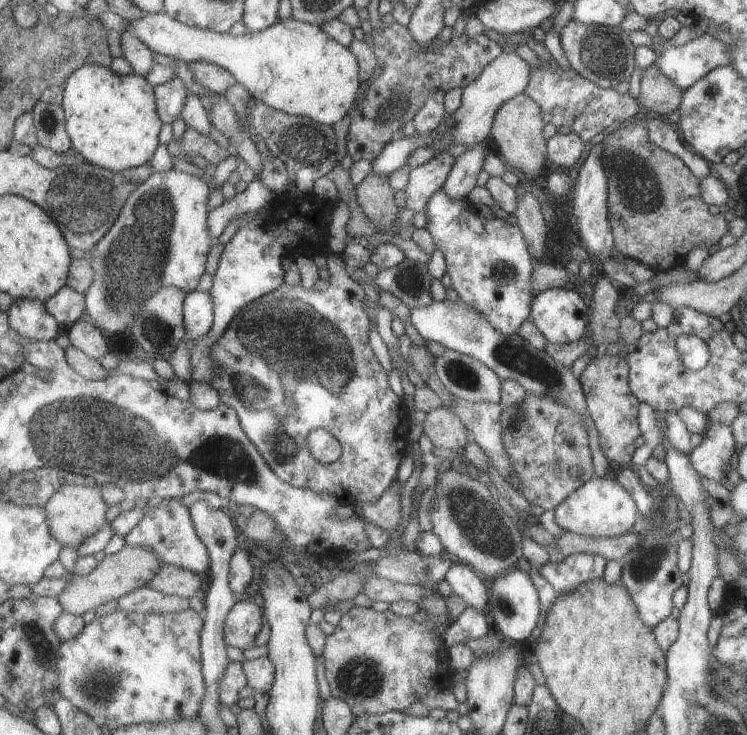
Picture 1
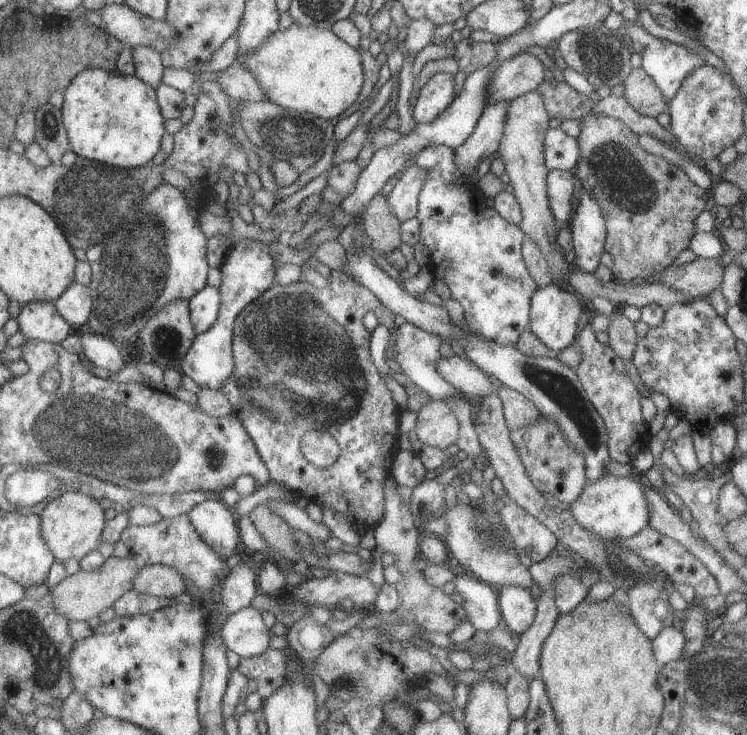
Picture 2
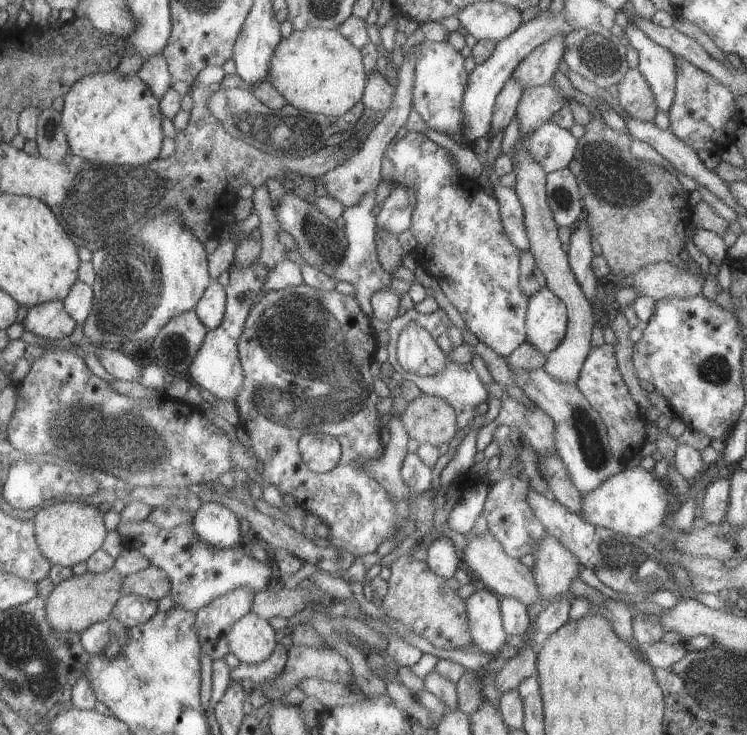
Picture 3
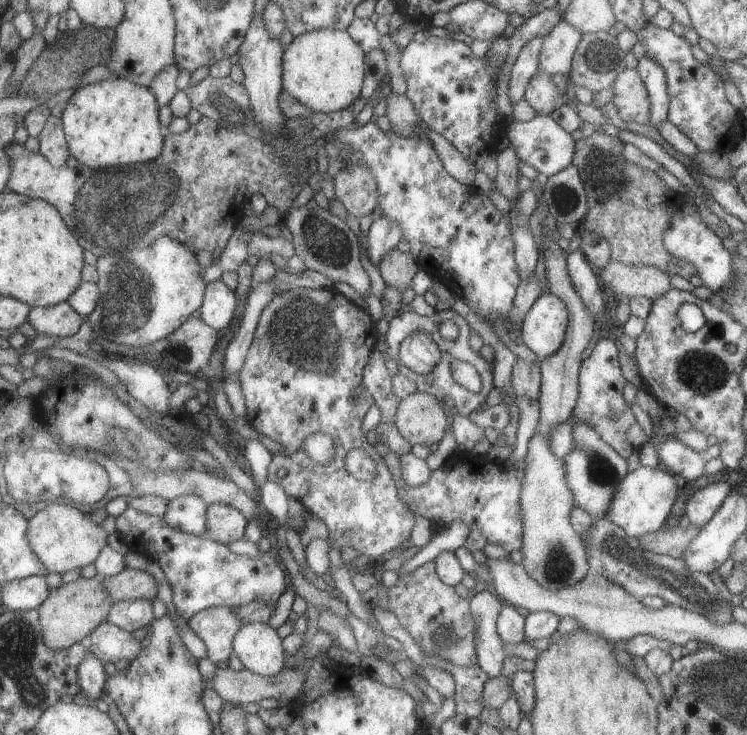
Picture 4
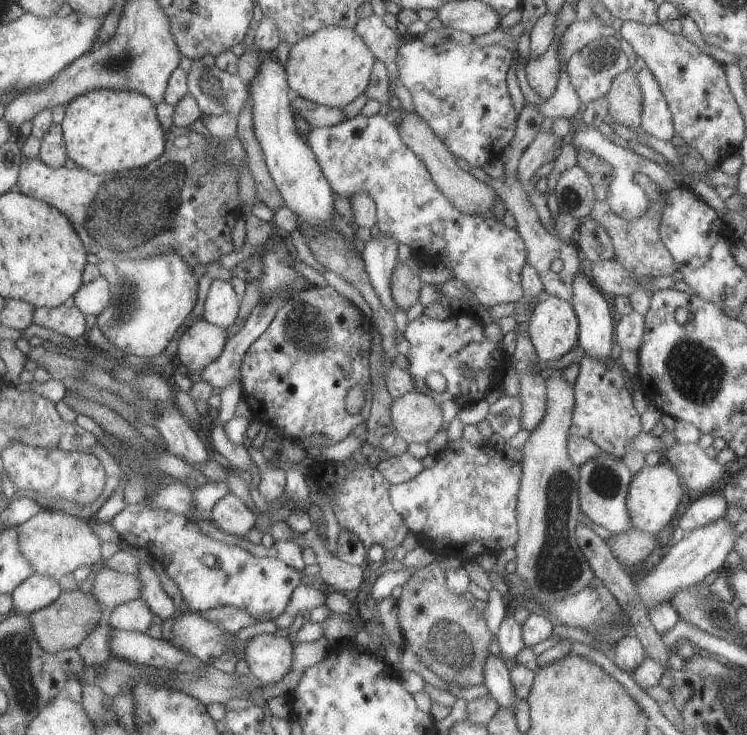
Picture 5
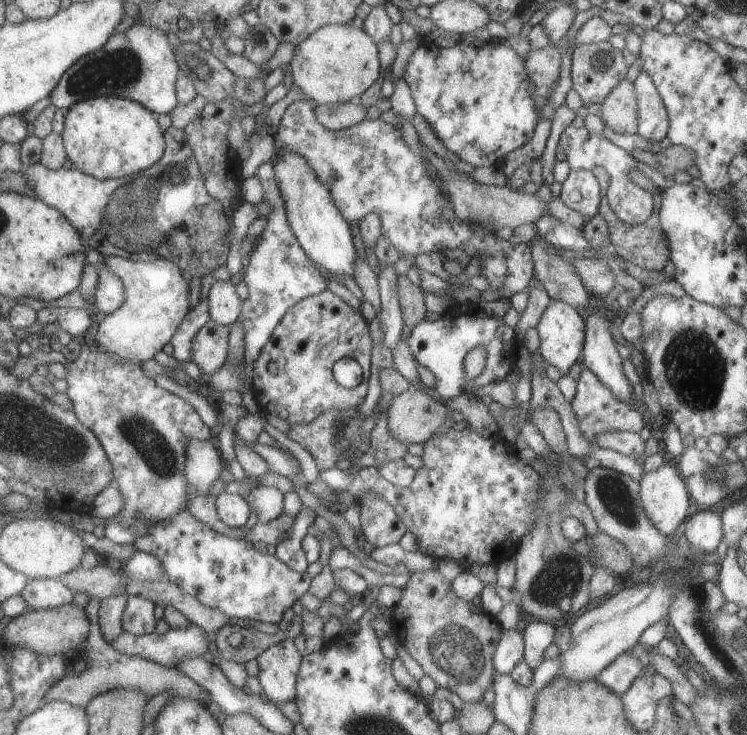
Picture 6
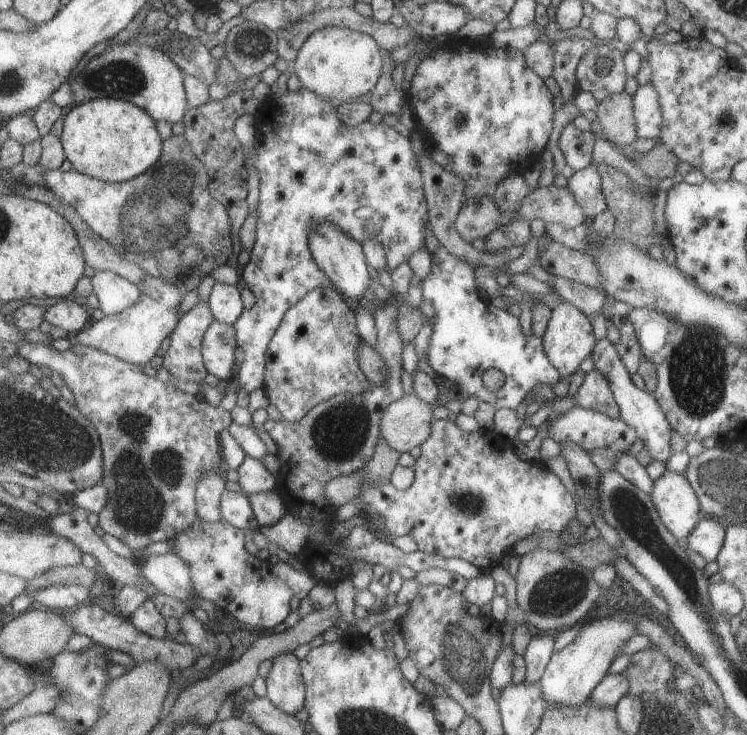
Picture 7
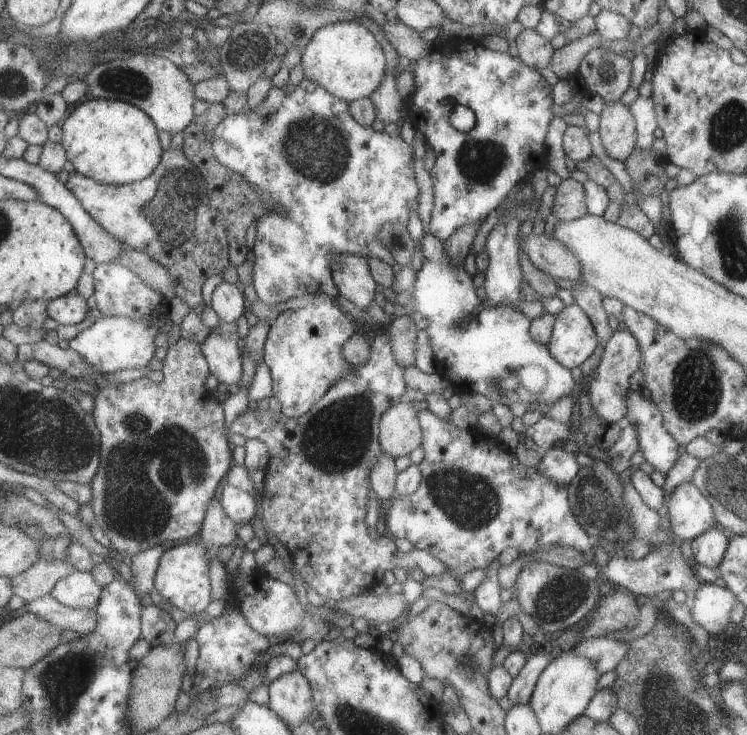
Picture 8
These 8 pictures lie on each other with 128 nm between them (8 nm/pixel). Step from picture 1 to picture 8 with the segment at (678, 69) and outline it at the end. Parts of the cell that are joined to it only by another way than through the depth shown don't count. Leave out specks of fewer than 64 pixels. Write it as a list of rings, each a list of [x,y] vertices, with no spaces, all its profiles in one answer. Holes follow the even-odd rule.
[[[638,96],[628,104],[636,128],[636,146],[640,149],[650,149],[653,142],[653,130],[657,127],[654,102],[650,97]]]

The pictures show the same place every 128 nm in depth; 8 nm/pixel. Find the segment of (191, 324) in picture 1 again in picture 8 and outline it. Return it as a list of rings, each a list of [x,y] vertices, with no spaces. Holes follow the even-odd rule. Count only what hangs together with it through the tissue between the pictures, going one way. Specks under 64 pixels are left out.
[[[221,283],[215,289],[211,306],[221,321],[230,323],[247,314],[247,299],[238,283]]]

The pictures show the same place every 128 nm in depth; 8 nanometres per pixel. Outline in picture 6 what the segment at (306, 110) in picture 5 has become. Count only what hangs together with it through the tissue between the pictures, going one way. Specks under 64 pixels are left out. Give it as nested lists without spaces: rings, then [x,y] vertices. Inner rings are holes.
[[[315,102],[314,112],[318,121],[332,131],[355,126],[367,118],[367,108],[361,104],[339,103],[330,105]]]

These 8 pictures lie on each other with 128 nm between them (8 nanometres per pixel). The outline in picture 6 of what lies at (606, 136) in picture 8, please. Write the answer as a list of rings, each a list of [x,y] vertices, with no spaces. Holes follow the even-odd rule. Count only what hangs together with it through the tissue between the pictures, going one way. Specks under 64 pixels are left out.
[[[620,80],[600,103],[600,120],[617,134],[636,134],[638,112],[636,94],[630,80]]]

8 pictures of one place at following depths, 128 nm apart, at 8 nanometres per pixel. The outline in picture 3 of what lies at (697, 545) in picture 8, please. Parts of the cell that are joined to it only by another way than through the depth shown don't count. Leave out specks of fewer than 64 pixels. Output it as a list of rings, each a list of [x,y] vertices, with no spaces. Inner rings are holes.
[[[718,478],[705,488],[702,499],[702,518],[708,523],[721,523],[726,518],[730,480]]]

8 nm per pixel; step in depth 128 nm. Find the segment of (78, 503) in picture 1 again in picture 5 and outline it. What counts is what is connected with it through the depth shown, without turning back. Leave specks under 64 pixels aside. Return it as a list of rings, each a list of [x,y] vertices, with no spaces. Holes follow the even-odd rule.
[[[53,506],[40,510],[27,521],[22,522],[20,530],[20,547],[24,555],[31,561],[37,573],[55,577],[57,580],[69,572],[74,573],[82,566],[93,566],[102,563],[105,559],[101,556],[101,538],[87,519],[75,517]]]

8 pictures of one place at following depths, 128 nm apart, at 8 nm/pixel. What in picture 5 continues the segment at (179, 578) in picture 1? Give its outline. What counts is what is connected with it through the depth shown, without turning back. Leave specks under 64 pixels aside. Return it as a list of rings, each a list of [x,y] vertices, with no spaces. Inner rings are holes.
[[[102,568],[93,579],[93,594],[110,611],[142,597],[144,584],[137,573],[120,573]]]

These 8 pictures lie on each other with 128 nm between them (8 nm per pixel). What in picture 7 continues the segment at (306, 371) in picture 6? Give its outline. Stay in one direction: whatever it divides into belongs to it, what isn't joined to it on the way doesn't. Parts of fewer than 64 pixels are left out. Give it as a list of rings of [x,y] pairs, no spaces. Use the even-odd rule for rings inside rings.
[[[335,286],[314,288],[285,315],[277,334],[267,351],[267,366],[263,383],[265,396],[283,416],[283,420],[297,422],[318,404],[337,395],[362,393],[373,388],[373,383],[363,372],[358,350],[362,344],[357,330],[354,302]]]

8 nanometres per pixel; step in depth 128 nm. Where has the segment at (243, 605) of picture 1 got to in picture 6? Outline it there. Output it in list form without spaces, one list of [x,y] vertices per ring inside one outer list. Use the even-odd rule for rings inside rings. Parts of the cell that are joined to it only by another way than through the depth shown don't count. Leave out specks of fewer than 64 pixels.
[[[288,638],[270,646],[259,656],[258,677],[269,700],[278,705],[295,700],[303,657],[293,639]]]

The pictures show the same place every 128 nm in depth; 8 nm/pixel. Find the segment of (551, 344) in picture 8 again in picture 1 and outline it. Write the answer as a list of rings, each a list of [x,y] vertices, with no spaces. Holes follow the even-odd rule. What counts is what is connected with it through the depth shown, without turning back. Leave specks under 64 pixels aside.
[[[555,287],[544,290],[532,298],[529,318],[547,339],[547,342],[553,344],[576,343],[586,332],[589,309],[583,302],[583,298],[575,291],[565,287]]]

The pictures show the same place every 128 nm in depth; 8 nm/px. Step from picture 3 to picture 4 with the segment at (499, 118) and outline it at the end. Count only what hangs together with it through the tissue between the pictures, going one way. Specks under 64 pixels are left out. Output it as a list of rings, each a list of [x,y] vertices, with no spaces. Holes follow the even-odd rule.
[[[533,37],[528,40],[517,54],[513,62],[507,82],[508,100],[513,106],[524,98],[524,90],[529,79],[536,74],[538,52],[542,48],[543,37]]]

